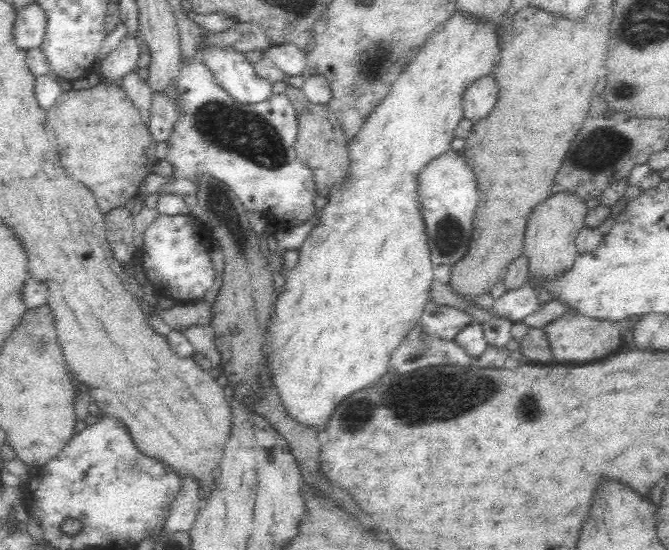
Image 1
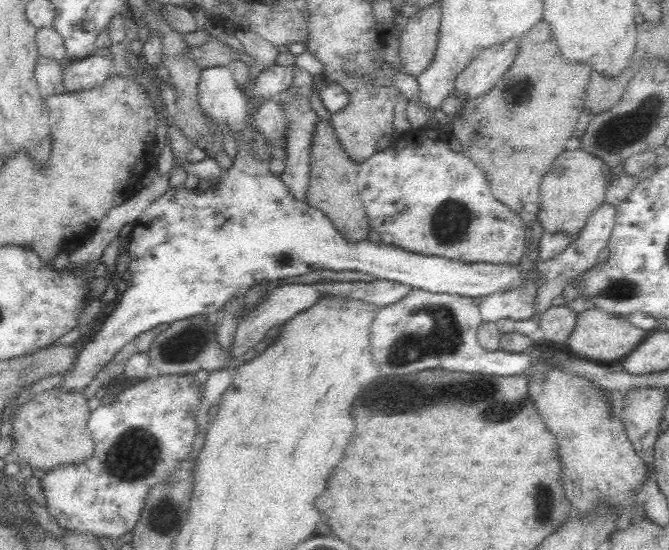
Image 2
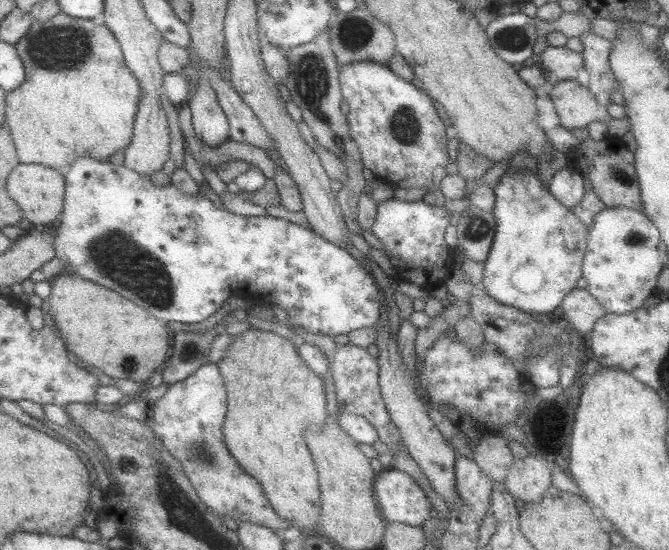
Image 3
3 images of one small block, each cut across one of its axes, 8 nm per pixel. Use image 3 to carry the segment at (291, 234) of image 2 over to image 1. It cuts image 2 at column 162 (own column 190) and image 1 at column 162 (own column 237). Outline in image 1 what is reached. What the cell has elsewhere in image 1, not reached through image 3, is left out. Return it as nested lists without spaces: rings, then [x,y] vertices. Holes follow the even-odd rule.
[[[160,214],[143,234],[142,270],[160,297],[169,297],[180,304],[203,298],[214,286],[216,271],[208,256],[208,236],[204,227],[190,215]]]

